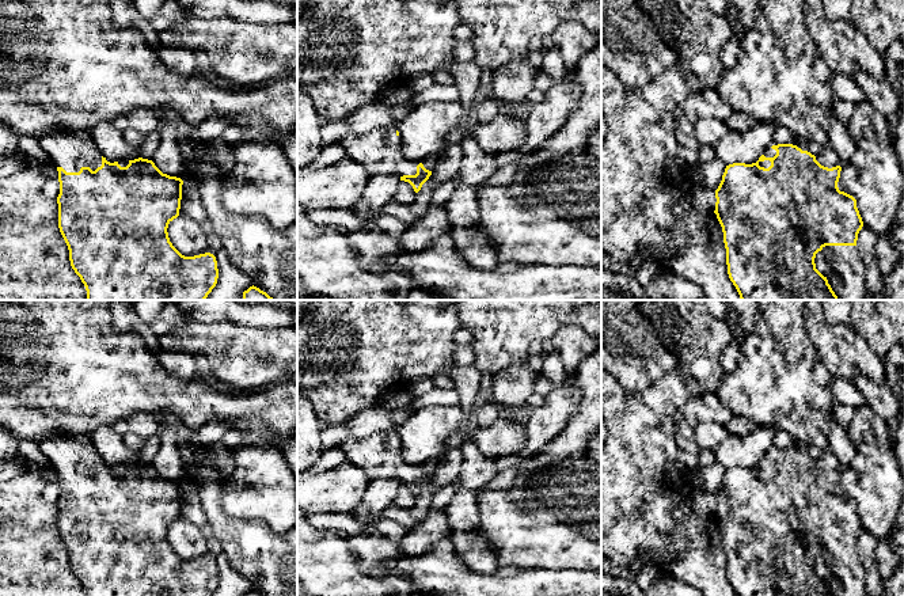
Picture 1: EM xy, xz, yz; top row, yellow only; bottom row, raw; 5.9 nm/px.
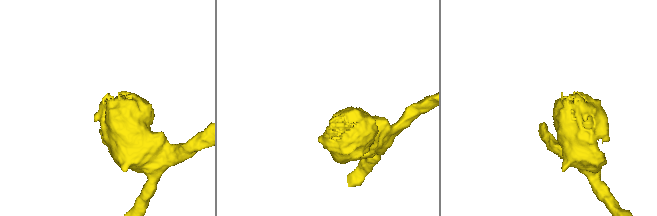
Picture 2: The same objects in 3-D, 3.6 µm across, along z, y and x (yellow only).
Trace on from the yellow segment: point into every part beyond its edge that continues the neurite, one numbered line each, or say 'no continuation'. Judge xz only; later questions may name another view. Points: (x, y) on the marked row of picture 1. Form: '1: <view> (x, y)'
1: xz (379, 151)

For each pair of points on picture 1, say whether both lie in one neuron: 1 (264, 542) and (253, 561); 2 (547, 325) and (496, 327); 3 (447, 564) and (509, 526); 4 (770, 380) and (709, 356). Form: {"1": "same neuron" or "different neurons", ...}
{"1": "same neuron", "2": "same neuron", "3": "different neurons", "4": "different neurons"}

